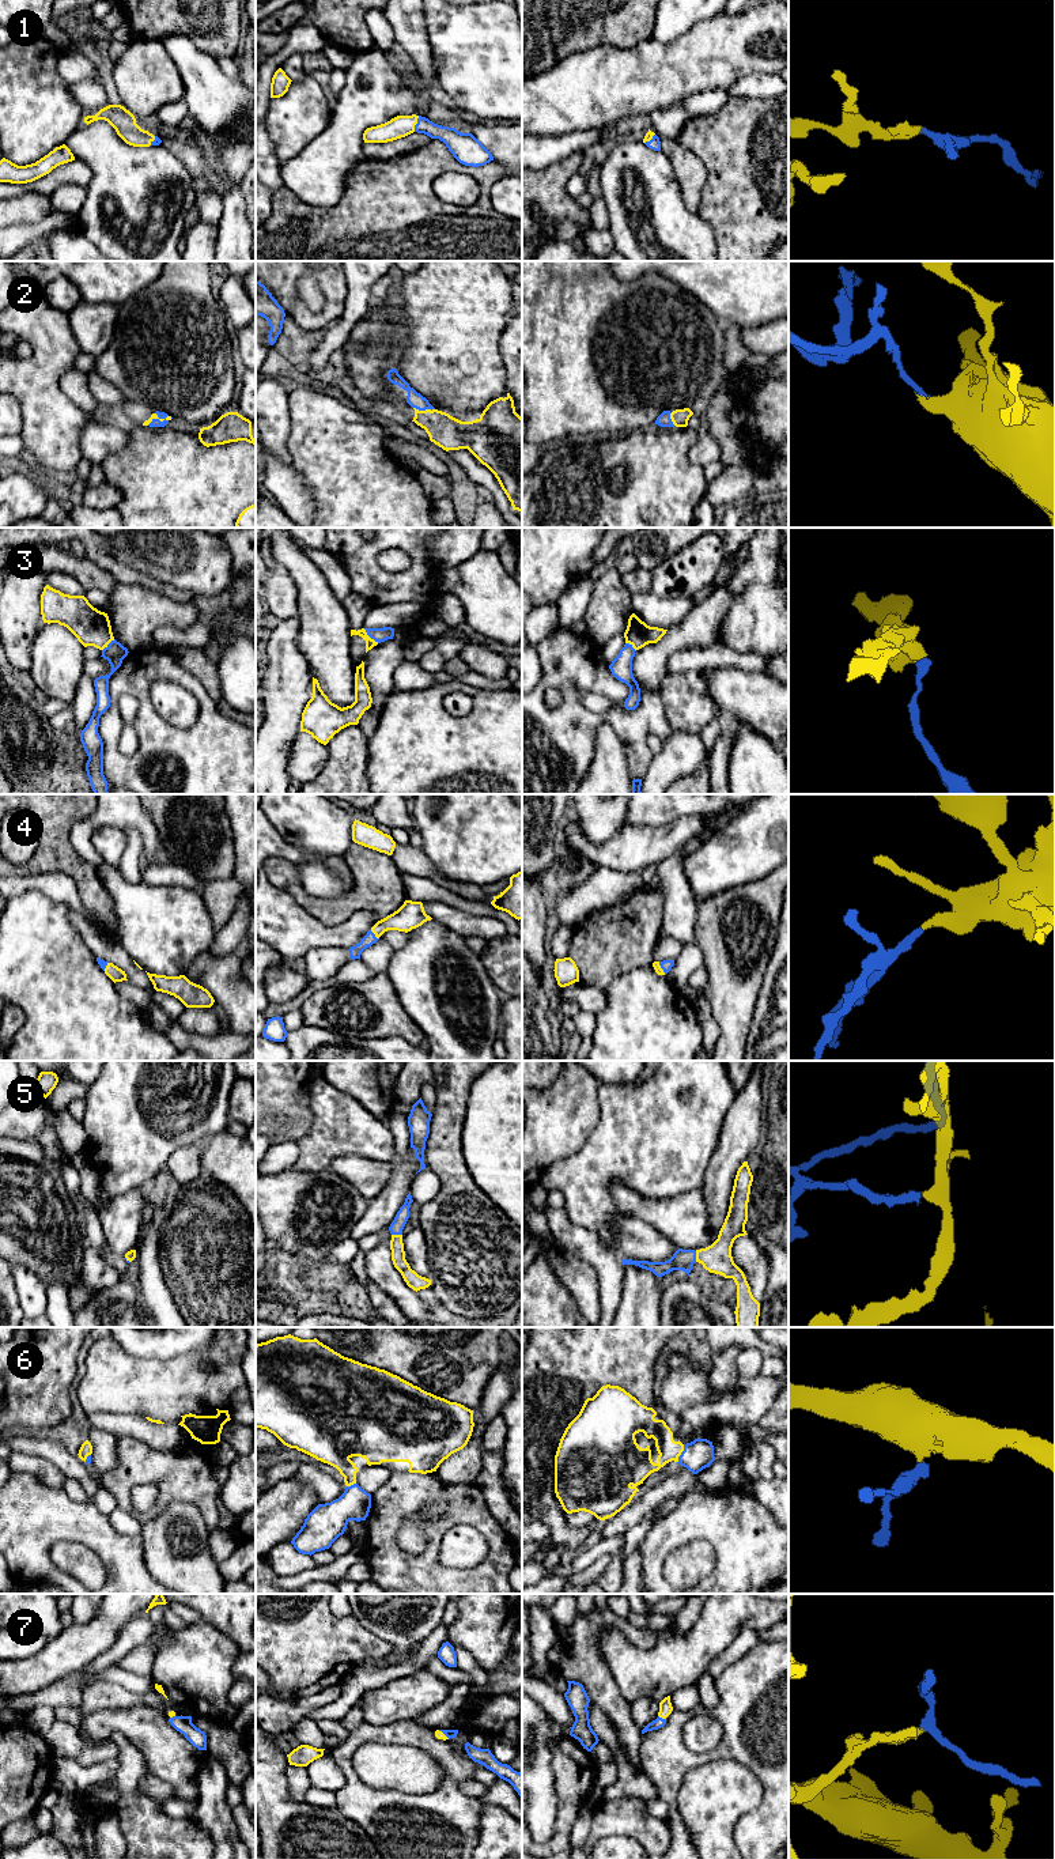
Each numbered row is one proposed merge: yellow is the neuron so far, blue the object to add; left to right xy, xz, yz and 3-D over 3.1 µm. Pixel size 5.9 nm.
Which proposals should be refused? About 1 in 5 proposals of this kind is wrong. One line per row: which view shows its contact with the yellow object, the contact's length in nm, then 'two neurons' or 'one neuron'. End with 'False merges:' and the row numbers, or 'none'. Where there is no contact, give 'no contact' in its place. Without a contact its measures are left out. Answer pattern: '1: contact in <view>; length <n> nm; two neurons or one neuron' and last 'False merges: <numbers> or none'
1: contact in xz; length 100 nm; one neuron
2: contact in xz; length 130 nm; one neuron
3: contact in xz; length 130 nm; two neurons
4: contact in xz; length 80 nm; one neuron
5: contact in xz; length 60 nm; one neuron
6: contact in yz; length 120 nm; one neuron
7: contact in yz; length 50 nm; one neuron
False merges: 3

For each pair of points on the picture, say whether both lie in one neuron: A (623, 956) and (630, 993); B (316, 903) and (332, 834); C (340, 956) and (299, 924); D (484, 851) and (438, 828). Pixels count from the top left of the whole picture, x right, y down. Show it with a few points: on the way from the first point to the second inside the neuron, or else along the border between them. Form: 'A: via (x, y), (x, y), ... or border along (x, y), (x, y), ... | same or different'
A: border along (651, 963), (617, 977), (605, 990) | different
B: border along (298, 871), (310, 895), (348, 892) | different
C: border along (347, 948), (312, 948), (303, 958) | different
D: via (473, 841), (461, 828), (449, 828) | same

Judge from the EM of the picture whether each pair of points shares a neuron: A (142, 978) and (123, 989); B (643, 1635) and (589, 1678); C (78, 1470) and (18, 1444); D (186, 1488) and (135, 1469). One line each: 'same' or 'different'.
A: different
B: same
C: same
D: same

